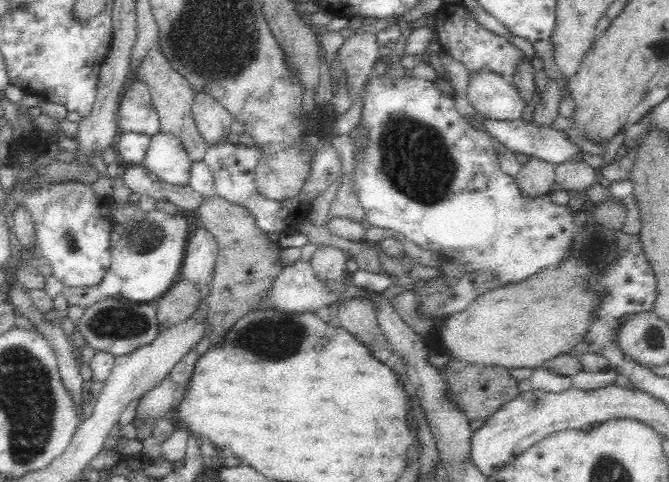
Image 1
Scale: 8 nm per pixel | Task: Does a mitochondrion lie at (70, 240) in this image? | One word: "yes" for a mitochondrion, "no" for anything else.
yes

